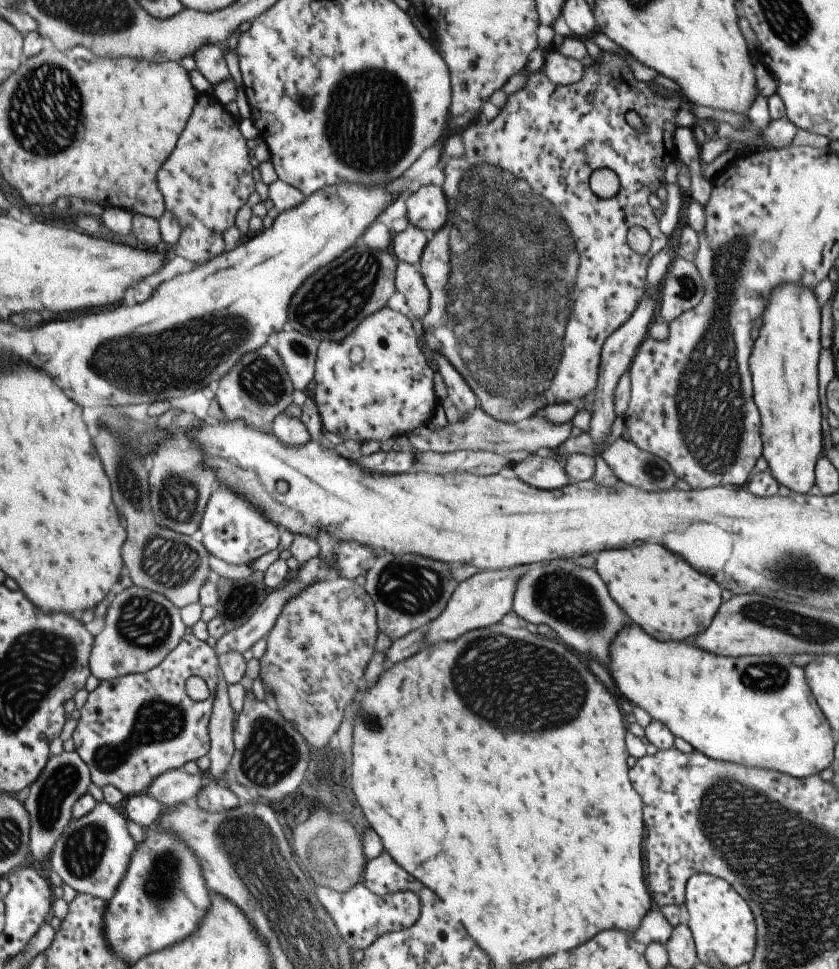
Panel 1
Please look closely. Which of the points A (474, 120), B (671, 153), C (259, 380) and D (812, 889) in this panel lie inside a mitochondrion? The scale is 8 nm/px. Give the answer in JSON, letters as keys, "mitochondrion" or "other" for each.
{"A":"other","B":"other","C":"mitochondrion","D":"mitochondrion"}

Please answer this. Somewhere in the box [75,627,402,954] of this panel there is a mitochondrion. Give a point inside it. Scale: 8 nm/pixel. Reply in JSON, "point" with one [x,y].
{"point":[158,722]}

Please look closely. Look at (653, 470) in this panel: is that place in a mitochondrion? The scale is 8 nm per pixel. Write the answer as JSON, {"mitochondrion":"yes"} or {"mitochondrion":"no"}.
{"mitochondrion":"yes"}

